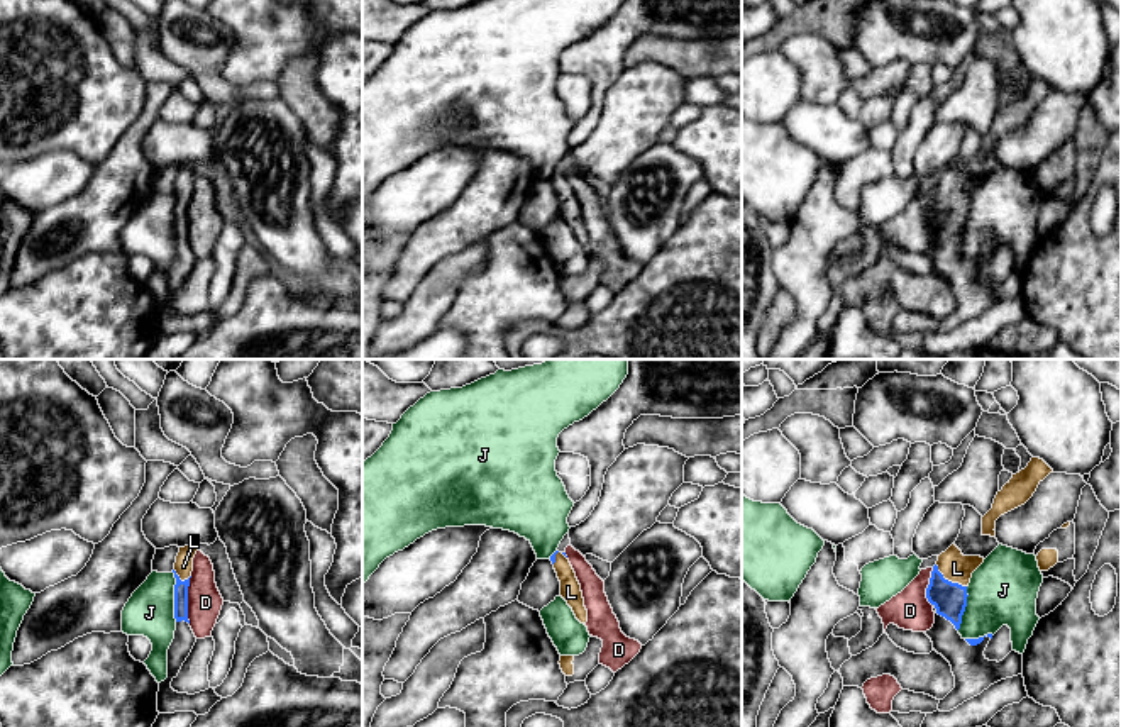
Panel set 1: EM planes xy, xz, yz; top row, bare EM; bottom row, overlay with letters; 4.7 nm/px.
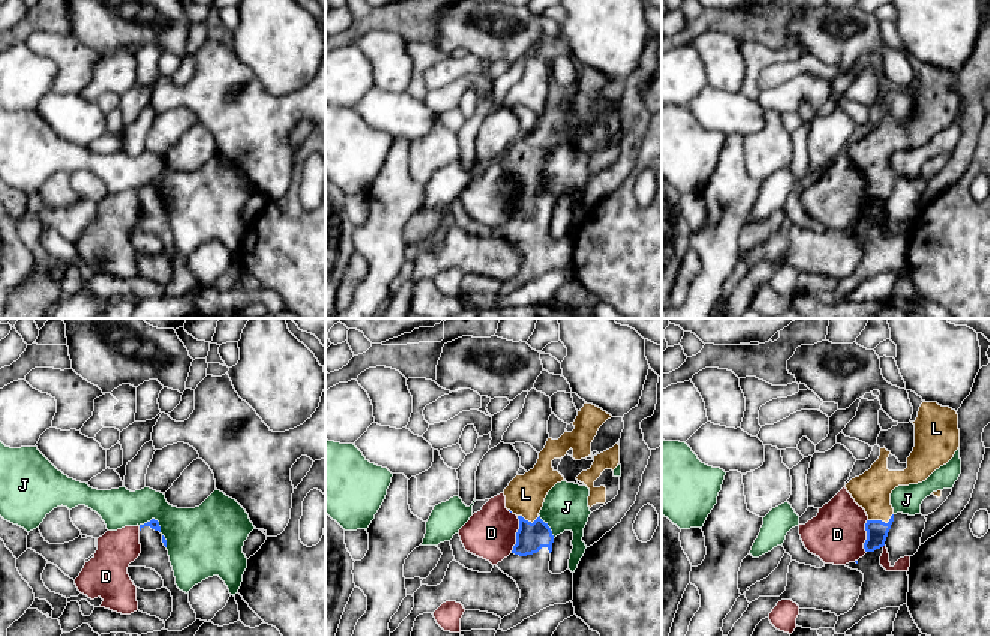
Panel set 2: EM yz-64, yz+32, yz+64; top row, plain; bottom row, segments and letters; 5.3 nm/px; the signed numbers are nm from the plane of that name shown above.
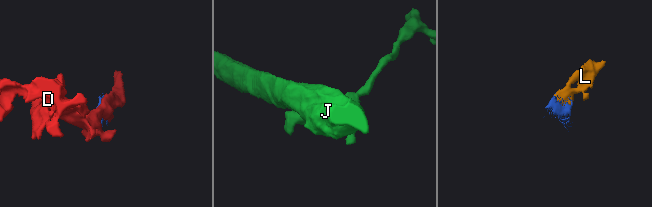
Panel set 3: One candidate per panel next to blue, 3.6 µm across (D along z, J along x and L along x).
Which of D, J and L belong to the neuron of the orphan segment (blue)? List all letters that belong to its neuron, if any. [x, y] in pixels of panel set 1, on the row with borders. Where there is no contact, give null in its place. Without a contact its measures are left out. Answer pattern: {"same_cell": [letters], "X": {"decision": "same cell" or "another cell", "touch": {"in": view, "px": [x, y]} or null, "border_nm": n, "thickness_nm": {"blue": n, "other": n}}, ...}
{"same_cell": ["L"], "D": {"decision": "another cell", "touch": {"in": "xy", "px": [187, 600]}, "border_nm": 220, "thickness_nm": {"blue": 60, "other": 160}}, "J": {"decision": "another cell", "touch": {"in": "xy", "px": [175, 597]}, "border_nm": 240, "thickness_nm": {"blue": 60, "other": 240}}, "L": {"decision": "same cell", "touch": {"in": "yz", "px": [947, 580]}, "border_nm": 190, "thickness_nm": {"blue": 160, "other": 140}}}

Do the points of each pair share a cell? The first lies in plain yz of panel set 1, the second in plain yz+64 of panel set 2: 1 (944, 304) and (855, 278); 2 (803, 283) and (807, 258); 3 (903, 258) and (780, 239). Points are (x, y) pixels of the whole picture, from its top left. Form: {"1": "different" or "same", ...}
{"1": "different", "2": "different", "3": "different"}

